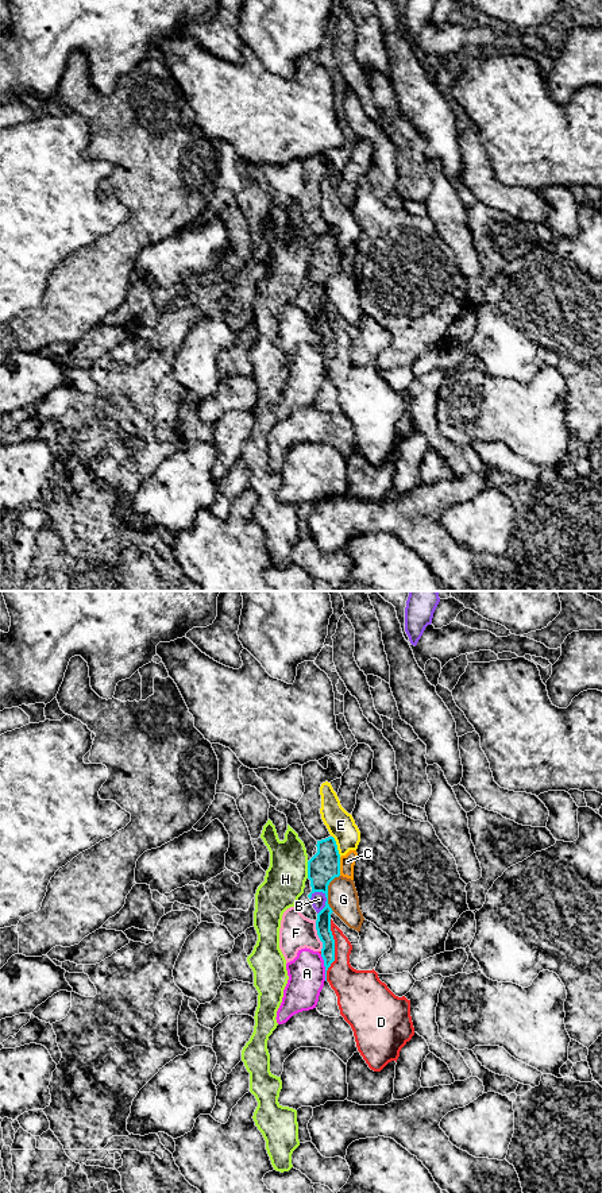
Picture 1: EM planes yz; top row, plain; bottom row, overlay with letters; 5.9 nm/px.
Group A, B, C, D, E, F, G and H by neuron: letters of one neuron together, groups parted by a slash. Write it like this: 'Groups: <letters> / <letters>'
Groups: A / B F / C G / D / E / H

